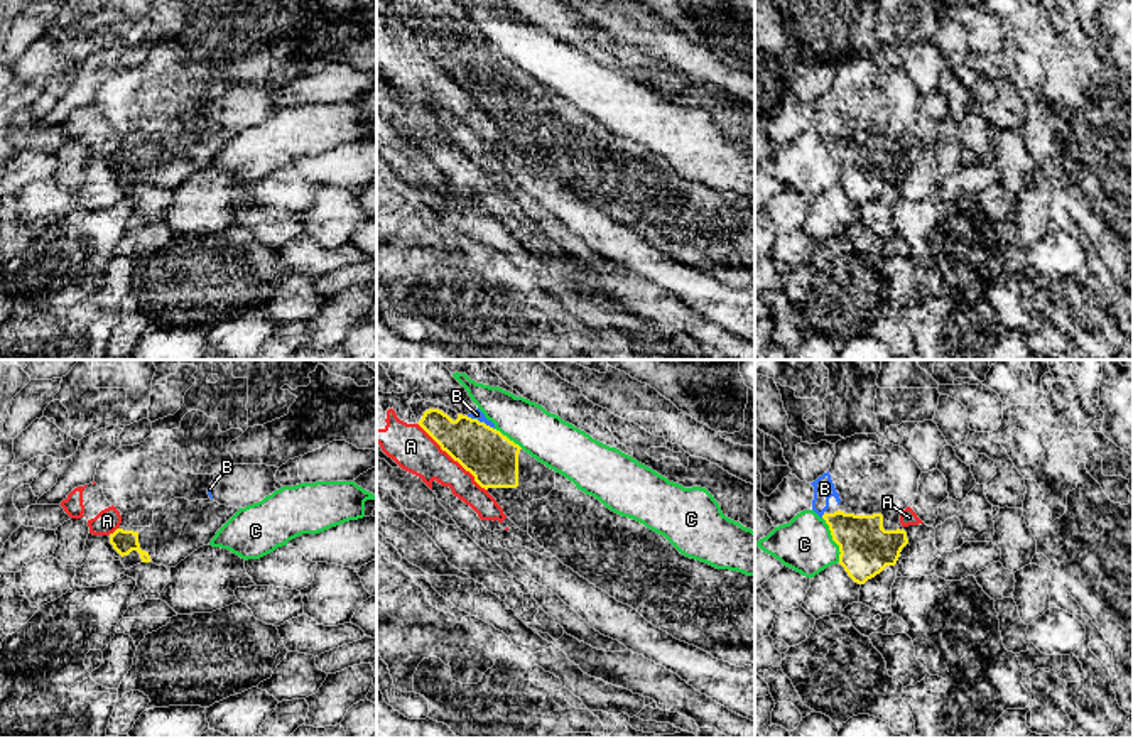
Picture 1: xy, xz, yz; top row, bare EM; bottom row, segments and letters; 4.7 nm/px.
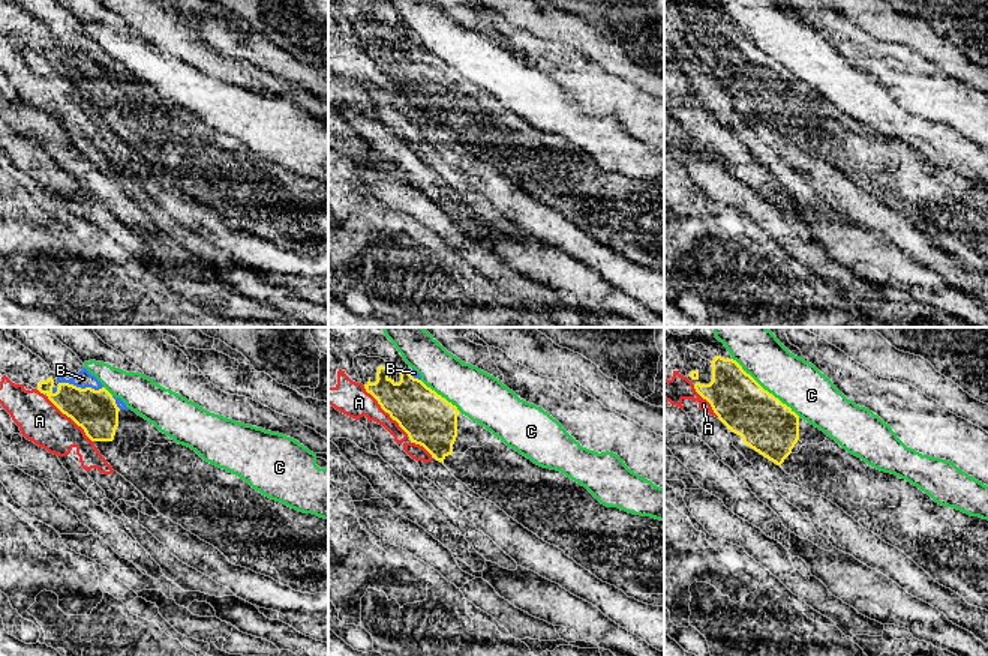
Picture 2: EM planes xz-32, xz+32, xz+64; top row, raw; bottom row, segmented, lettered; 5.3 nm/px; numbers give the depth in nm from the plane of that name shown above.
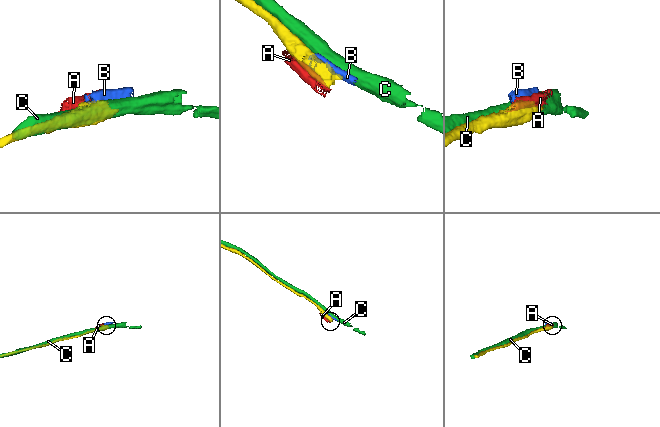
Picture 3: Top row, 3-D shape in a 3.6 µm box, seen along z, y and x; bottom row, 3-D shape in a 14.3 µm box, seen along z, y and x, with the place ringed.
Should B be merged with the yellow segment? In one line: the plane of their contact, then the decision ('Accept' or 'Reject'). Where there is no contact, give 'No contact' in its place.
Touches yellow in xz. Reject

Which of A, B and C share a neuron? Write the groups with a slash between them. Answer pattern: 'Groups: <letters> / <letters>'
Groups: A / B / C

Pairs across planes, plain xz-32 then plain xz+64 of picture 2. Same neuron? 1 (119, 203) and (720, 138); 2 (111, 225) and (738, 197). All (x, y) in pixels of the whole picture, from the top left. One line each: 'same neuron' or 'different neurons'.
1: same neuron
2: same neuron

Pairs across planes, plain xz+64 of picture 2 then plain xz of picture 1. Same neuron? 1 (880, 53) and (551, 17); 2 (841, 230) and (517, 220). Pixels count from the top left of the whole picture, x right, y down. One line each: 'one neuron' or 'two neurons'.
1: two neurons
2: two neurons

